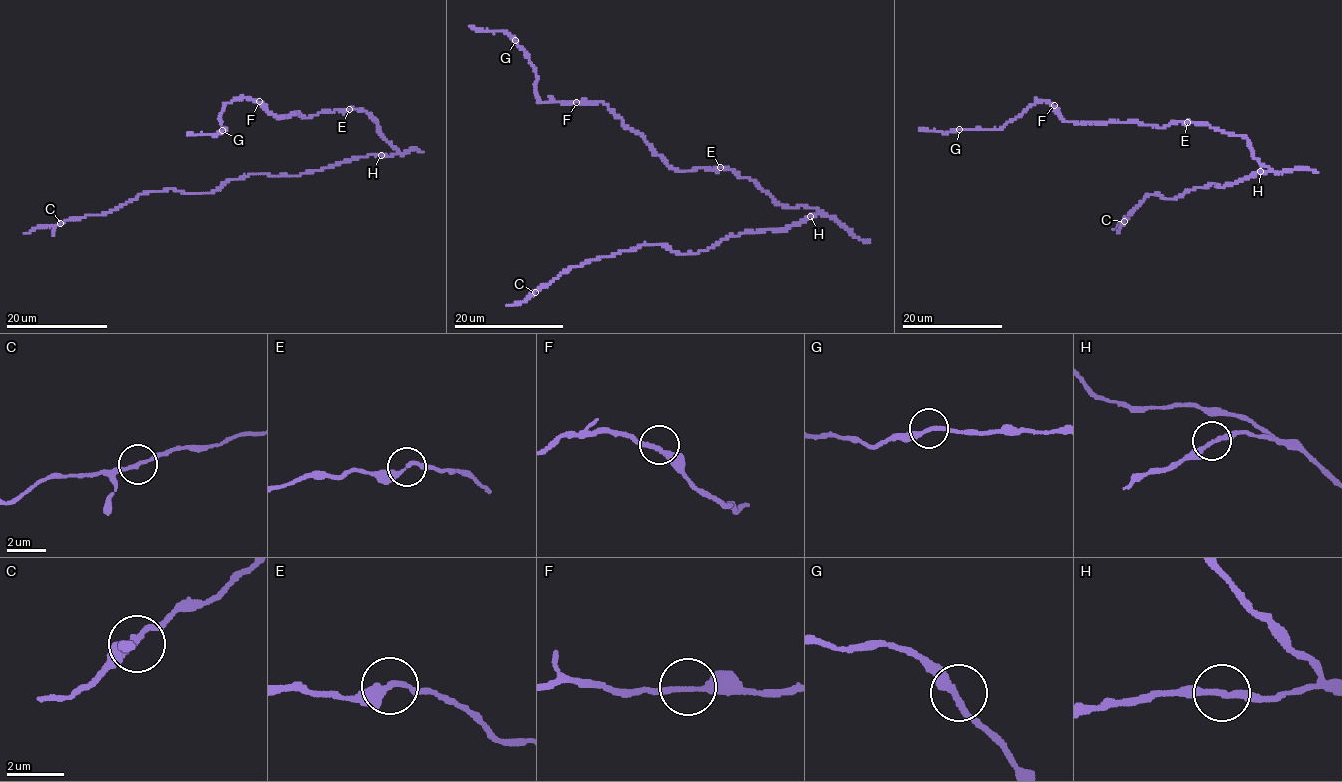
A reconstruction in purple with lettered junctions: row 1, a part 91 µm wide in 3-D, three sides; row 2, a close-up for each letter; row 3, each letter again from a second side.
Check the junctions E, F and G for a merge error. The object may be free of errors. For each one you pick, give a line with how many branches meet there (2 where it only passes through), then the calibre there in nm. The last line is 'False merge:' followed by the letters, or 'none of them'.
False merge: none of them

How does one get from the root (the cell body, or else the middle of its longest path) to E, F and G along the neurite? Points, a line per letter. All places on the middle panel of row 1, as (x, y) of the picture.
E: (810, 207), (784, 207), (753, 181), (719, 168)
F: (810, 207), (784, 207), (753, 181), (728, 169), (676, 171), (607, 105), (576, 102)
G: (810, 207), (784, 207), (753, 181), (728, 169), (676, 171), (601, 102), (540, 102), (536, 71), (515, 40)

